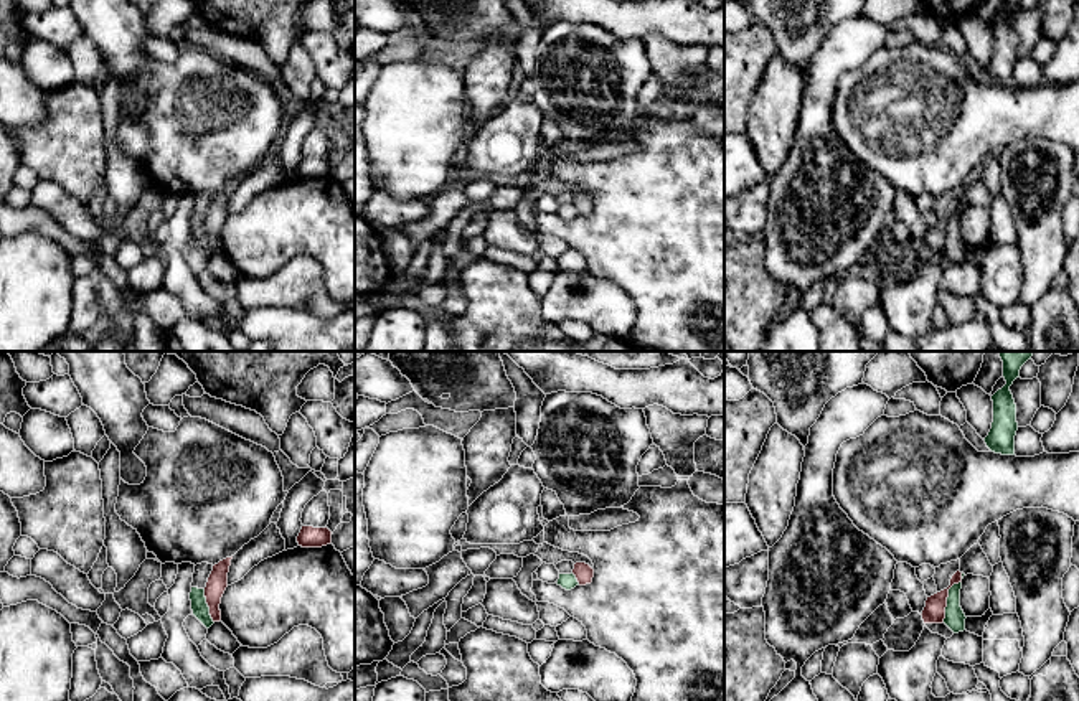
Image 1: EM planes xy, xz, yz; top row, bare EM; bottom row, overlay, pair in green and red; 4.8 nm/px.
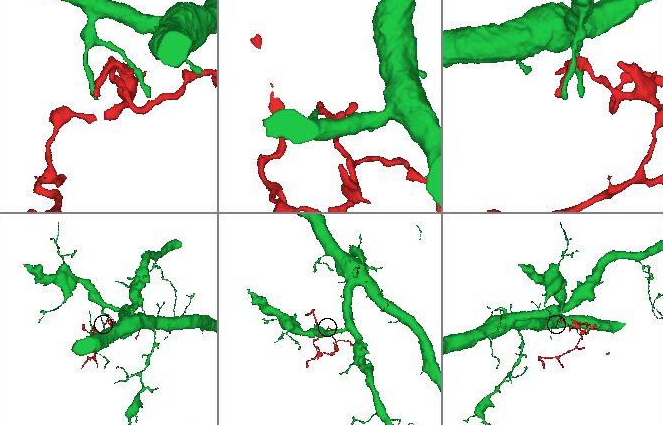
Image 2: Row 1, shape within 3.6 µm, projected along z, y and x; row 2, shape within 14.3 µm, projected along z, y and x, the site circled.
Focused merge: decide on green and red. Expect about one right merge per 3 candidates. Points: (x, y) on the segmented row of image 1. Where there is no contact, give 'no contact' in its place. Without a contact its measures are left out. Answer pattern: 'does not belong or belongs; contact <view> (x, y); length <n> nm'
does not belong; contact yz (947, 599); length 220 nm

